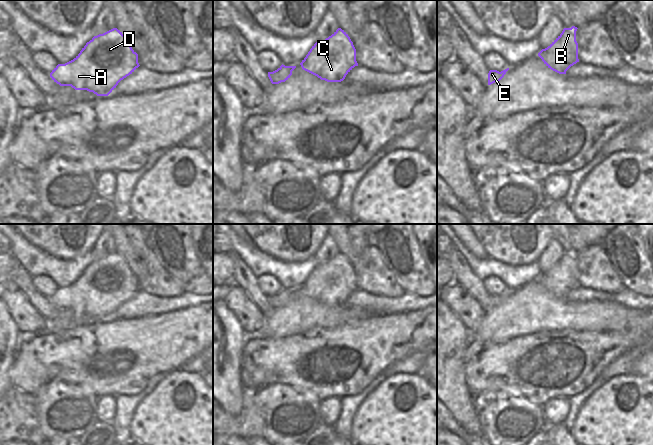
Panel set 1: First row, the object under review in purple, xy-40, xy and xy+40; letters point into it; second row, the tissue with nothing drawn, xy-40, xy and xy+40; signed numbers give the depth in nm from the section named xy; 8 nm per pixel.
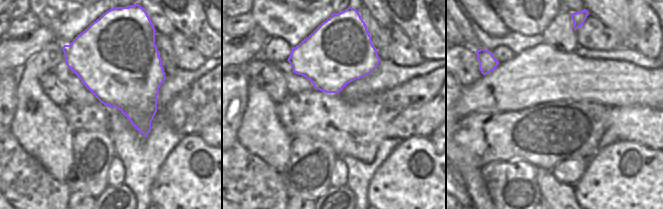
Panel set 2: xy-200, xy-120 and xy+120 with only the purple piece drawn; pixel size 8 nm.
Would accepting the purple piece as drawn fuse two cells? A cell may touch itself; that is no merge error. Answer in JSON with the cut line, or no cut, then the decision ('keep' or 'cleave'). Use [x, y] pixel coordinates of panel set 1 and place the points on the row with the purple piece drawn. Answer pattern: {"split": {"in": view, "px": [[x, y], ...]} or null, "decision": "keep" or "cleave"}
{"split": null, "decision": "keep"}

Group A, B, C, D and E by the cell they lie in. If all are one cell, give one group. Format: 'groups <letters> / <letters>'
groups A B C D E

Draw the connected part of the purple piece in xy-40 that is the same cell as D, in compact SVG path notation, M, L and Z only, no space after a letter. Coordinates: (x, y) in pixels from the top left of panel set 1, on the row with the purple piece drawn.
M113 28L94 36L73 60L58 64L50 73L50 77L60 86L71 86L75 90L87 90L97 96L108 96L121 80L139 66L138 54L132 49L124 34Z

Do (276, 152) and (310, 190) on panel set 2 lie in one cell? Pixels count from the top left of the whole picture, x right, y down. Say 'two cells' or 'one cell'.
two cells

